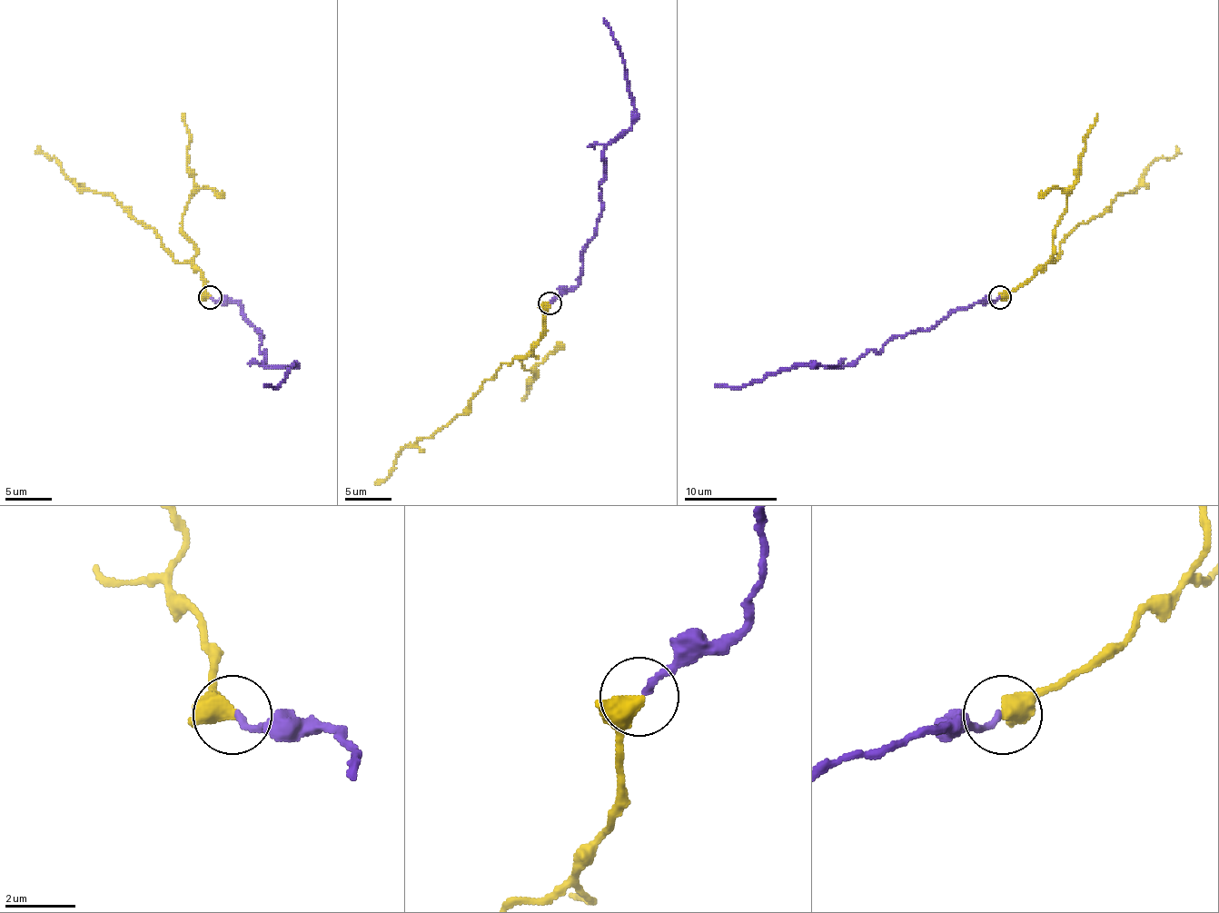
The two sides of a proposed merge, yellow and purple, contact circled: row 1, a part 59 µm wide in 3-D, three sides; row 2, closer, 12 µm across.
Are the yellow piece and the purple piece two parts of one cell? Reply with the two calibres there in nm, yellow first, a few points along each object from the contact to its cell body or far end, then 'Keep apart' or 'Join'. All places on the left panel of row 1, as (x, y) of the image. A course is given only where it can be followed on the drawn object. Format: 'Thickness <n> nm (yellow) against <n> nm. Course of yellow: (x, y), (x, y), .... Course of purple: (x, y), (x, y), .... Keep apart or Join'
Thickness 380 nm (yellow) against 190 nm. Course of yellow: (210, 298), (205, 279), (192, 262), (177, 262), (161, 240), (113, 195), (80, 188), (56, 160), (37, 146). Course of purple: (210, 298), (242, 307), (242, 314), (262, 332), (263, 363), (294, 365), (278, 386), (263, 384). Join

